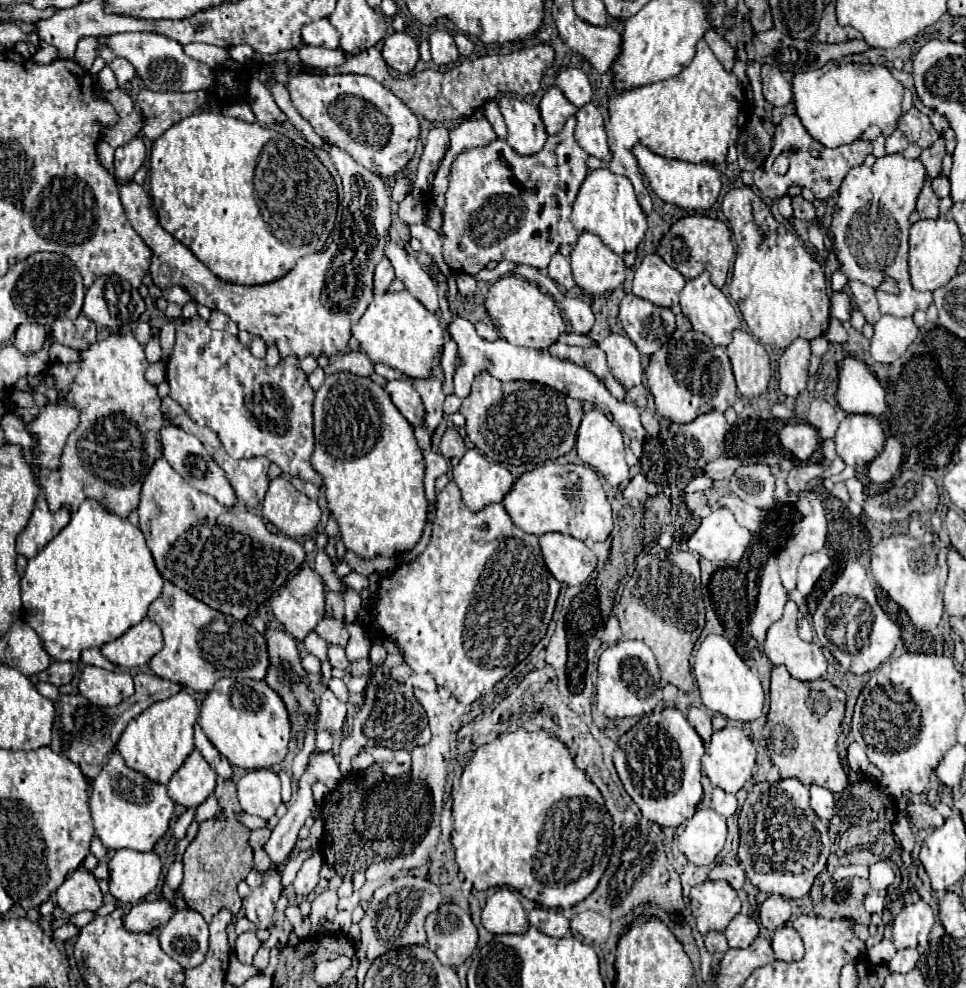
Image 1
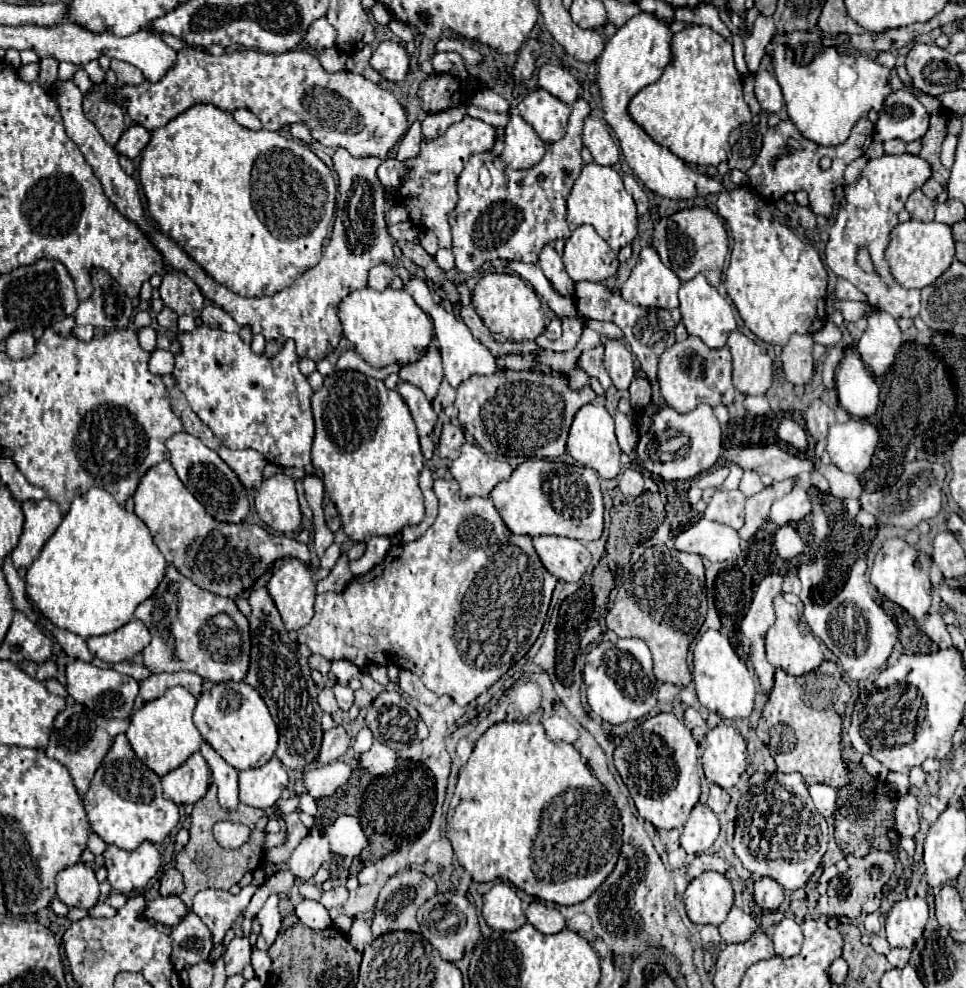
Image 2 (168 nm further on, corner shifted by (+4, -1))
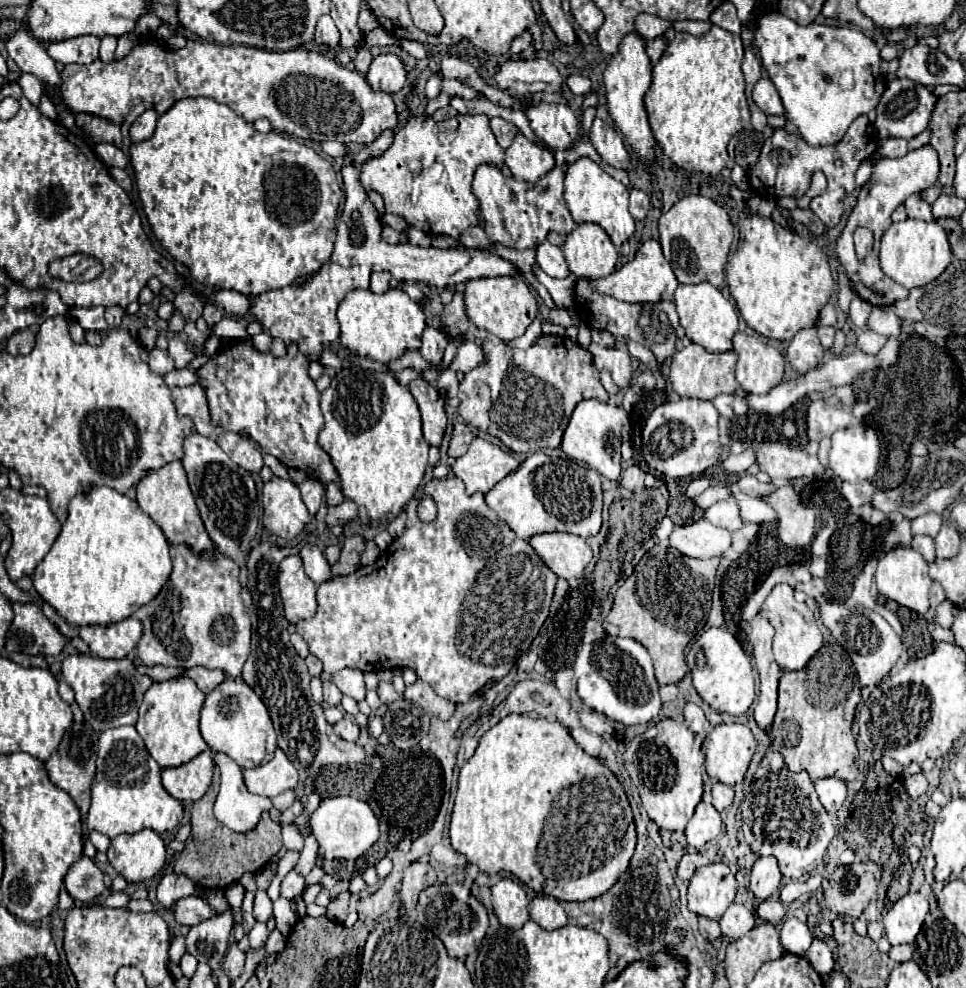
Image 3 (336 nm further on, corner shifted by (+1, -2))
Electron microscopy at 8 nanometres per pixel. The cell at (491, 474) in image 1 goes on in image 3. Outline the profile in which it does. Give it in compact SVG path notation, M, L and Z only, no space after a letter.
M481 437L473 439L469 451L453 463L453 471L465 483L469 495L475 491L487 493L517 467L519 461L513 457L513 453Z

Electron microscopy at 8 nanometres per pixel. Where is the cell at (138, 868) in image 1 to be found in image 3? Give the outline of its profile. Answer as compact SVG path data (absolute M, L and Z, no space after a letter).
M141 829L131 835L121 833L111 839L107 857L117 873L129 883L137 883L159 873L165 863L165 843L151 829Z

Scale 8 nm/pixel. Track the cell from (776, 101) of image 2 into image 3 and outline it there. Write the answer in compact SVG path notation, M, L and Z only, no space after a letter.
M761 77L757 81L757 85L753 87L753 101L765 115L785 115L781 97L769 77Z

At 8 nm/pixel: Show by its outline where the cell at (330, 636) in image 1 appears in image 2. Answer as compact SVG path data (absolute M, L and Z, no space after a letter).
M436 478L434 480L434 492L438 496L440 508L438 508L438 516L436 522L426 530L426 534L422 538L418 538L416 542L410 542L406 546L392 546L388 556L374 566L368 574L354 578L342 594L334 594L334 592L326 592L326 594L318 594L316 596L316 604L314 604L314 618L298 630L298 642L306 644L314 654L322 654L326 660L350 660L356 666L372 666L372 664L384 664L384 666L398 666L398 668L406 668L412 670L428 690L436 692L436 694L448 694L456 704L466 706L470 704L474 698L478 698L480 694L484 694L500 676L504 676L508 672L508 668L518 662L536 642L546 612L548 612L548 604L550 604L550 596L552 590L556 586L556 578L542 566L534 546L532 546L532 538L530 536L516 536L512 534L506 524L502 522L496 506L492 504L490 498L468 498L466 502L460 500L458 496L458 482L452 480L444 480L444 478Z

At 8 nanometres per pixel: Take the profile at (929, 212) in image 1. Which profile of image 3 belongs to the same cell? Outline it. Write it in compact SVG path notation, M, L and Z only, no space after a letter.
M913 195L905 201L905 211L911 219L921 219L921 221L933 221L931 215L931 205L923 201L919 195Z

